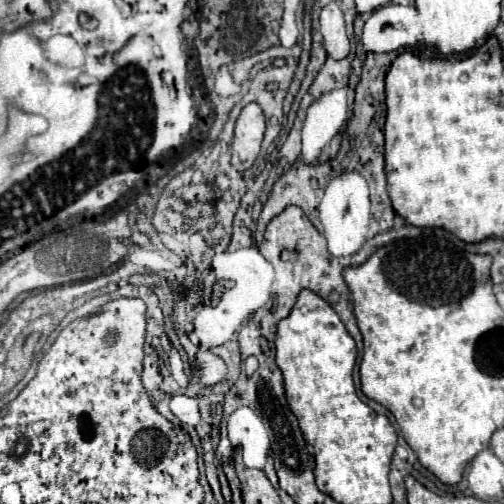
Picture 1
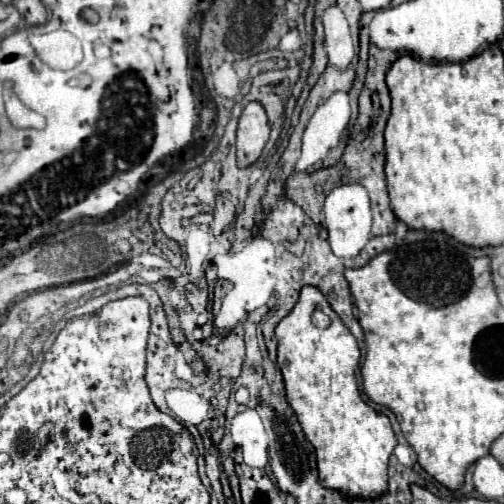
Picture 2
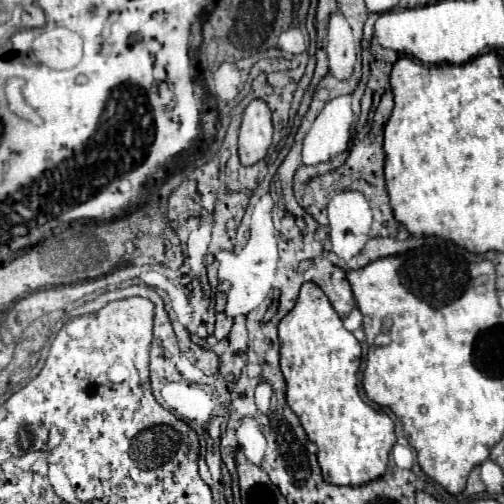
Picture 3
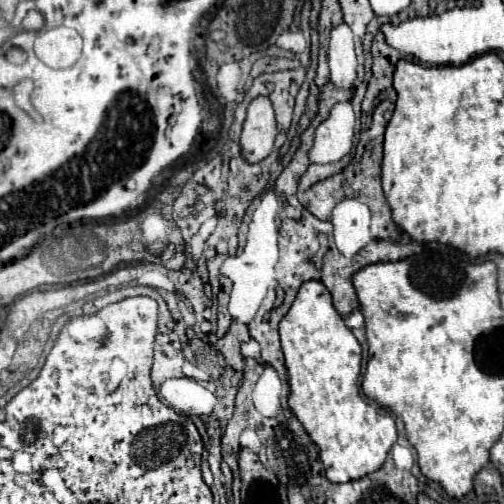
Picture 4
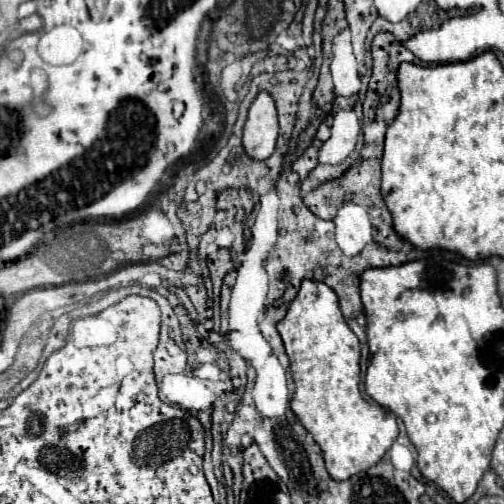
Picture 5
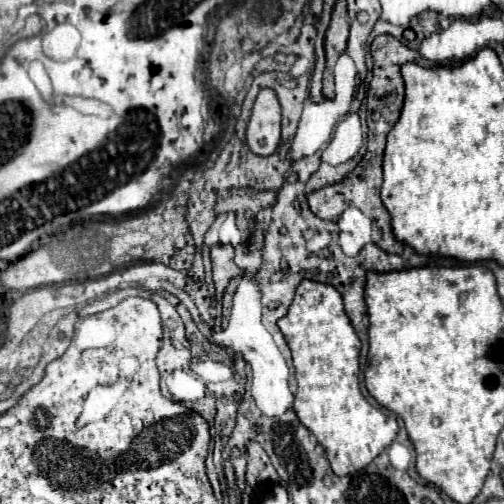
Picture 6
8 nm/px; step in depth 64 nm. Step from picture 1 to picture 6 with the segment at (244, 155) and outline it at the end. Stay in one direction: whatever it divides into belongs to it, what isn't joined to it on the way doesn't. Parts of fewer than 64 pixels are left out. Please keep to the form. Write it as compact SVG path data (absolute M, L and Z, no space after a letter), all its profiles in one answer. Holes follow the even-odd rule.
M260 90L246 128L246 144L258 156L270 156L280 142L280 104L272 90Z

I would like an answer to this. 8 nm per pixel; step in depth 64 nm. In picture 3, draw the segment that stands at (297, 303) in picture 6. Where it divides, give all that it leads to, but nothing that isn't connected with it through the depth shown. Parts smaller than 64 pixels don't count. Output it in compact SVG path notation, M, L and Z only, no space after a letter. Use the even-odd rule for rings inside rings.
M312 282L302 284L296 306L278 324L280 368L286 378L286 400L300 418L308 438L318 446L318 464L322 478L336 486L364 486L386 474L388 456L396 444L394 422L388 414L374 410L358 394L356 372L360 368L360 342L348 332L328 302L326 294Z

